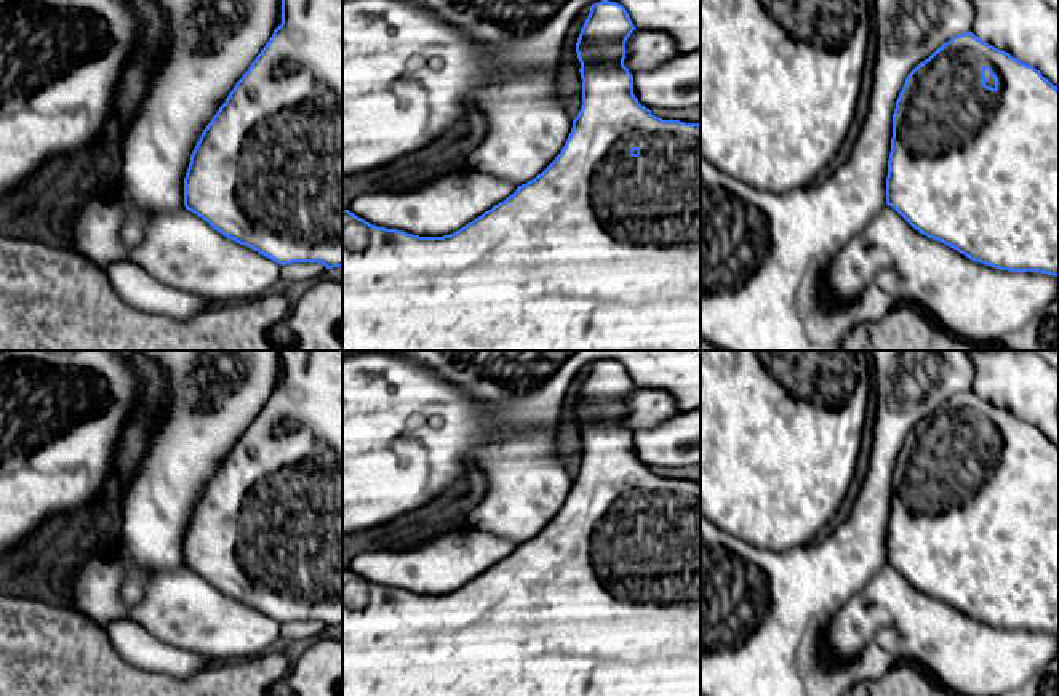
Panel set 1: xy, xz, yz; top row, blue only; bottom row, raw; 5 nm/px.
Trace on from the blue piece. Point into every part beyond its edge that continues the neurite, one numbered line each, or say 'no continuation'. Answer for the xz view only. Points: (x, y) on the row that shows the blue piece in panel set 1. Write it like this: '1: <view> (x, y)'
no continuation

